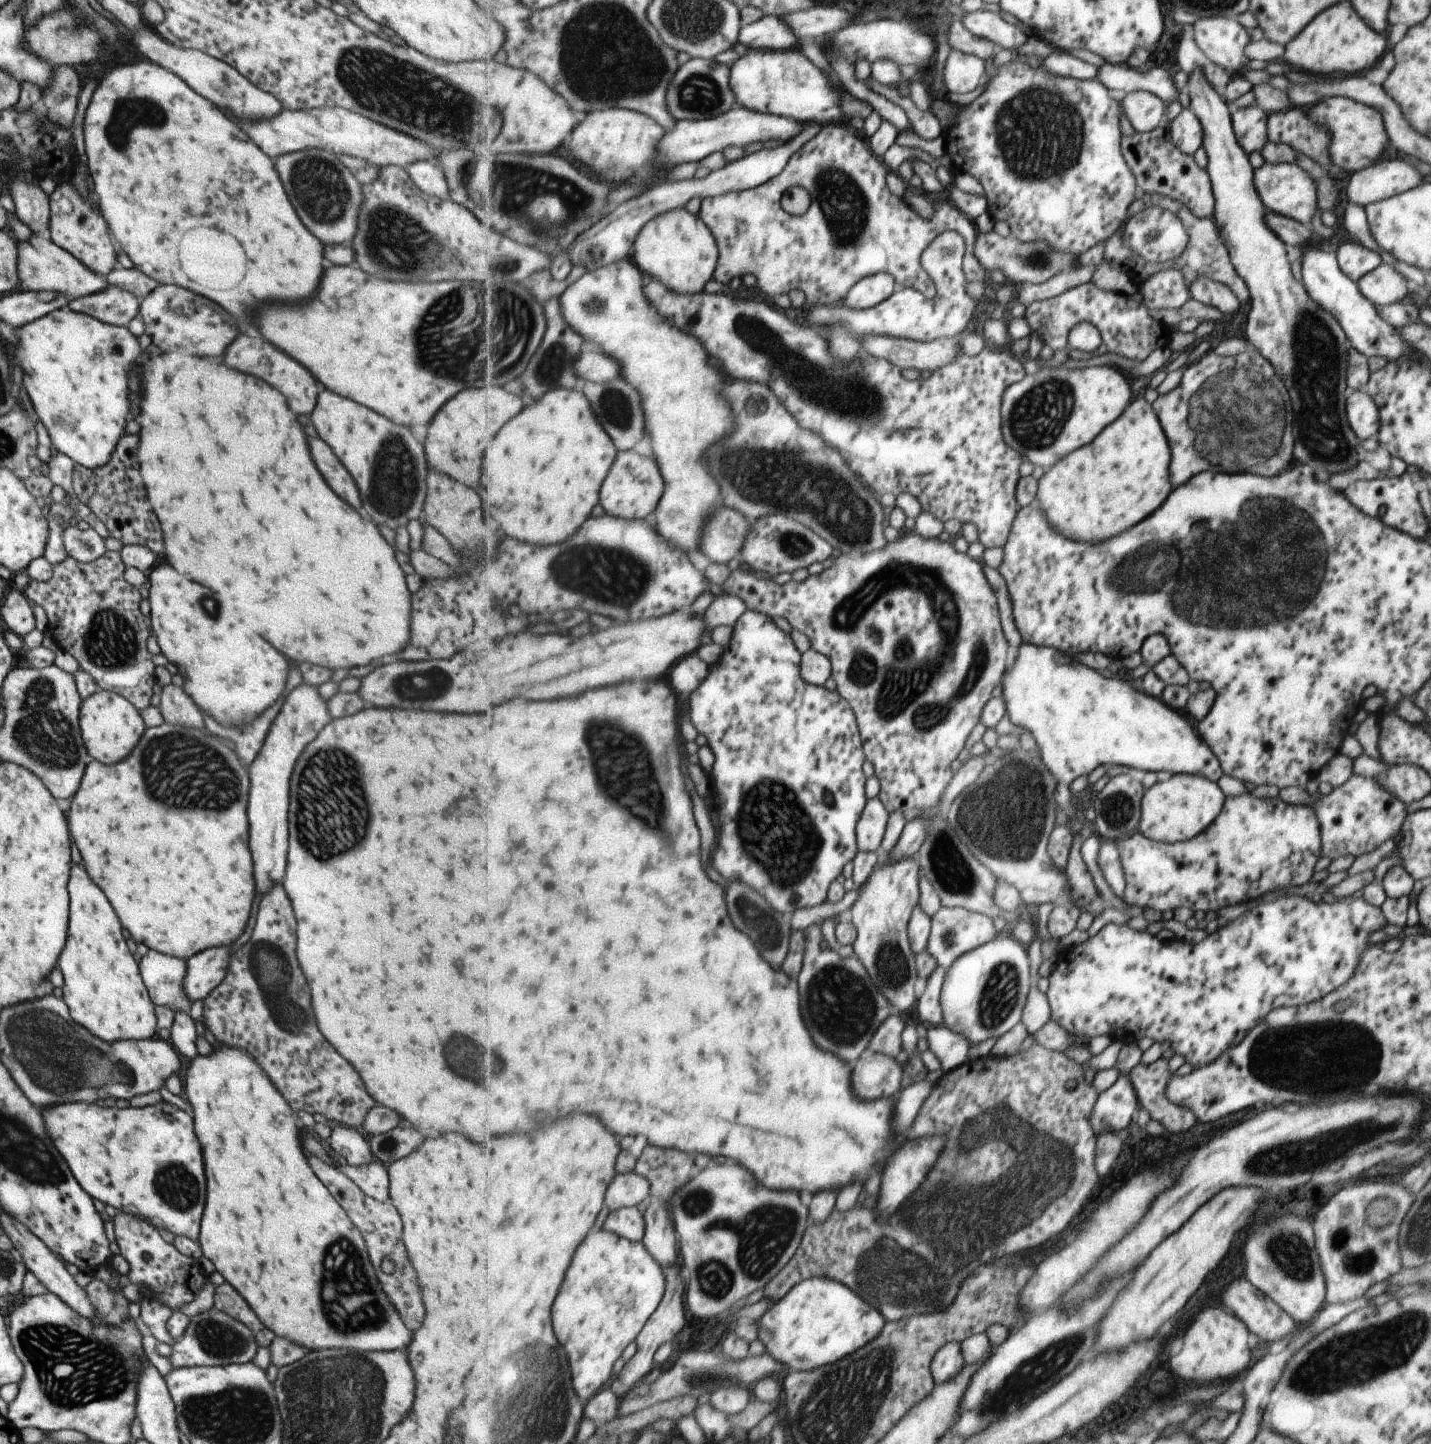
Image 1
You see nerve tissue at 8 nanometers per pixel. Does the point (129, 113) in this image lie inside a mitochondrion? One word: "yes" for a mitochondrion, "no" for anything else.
yes

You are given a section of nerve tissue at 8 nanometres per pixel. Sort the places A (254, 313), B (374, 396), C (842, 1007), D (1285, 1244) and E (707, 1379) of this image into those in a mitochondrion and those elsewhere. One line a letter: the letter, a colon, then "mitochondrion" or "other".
A: other
B: other
C: mitochondrion
D: mitochondrion
E: other

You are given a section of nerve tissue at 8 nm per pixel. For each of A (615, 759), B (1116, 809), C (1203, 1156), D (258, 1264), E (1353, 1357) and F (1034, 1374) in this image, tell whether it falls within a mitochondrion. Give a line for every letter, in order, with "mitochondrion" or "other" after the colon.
A: mitochondrion
B: mitochondrion
C: other
D: other
E: mitochondrion
F: mitochondrion

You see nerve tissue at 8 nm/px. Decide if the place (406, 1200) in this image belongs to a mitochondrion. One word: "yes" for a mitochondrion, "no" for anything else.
no

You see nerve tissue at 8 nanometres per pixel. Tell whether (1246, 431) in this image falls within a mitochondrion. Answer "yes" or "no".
yes

